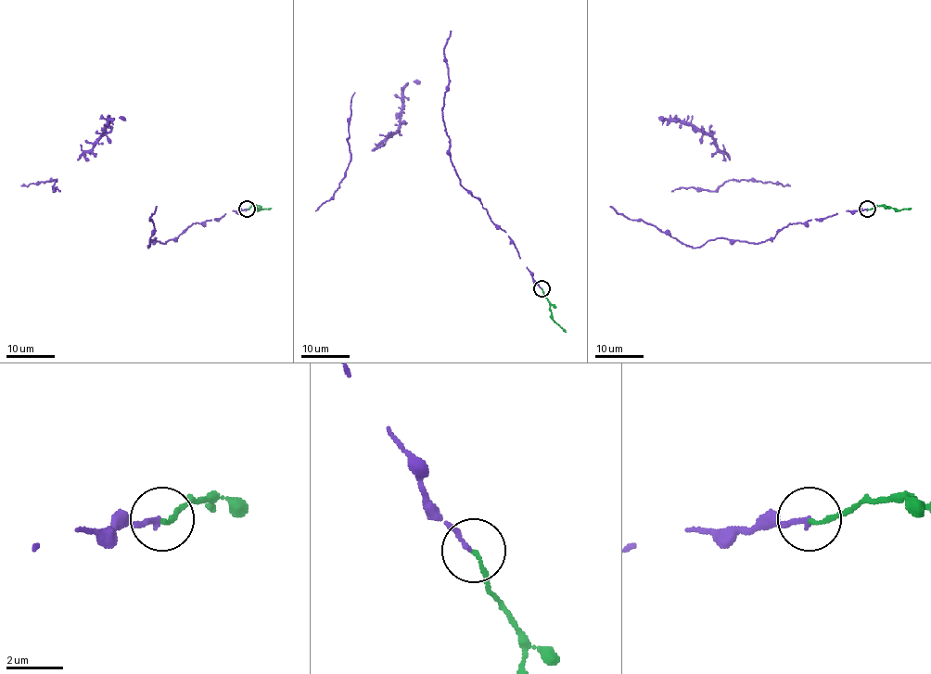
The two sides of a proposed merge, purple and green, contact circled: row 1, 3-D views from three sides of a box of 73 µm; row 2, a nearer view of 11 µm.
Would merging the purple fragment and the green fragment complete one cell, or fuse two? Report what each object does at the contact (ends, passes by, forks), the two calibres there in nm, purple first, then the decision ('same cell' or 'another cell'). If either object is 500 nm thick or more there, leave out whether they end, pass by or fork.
purple ends there; green ends there; 160 nm thick on the purple side, 130 nm on the other; same cell

